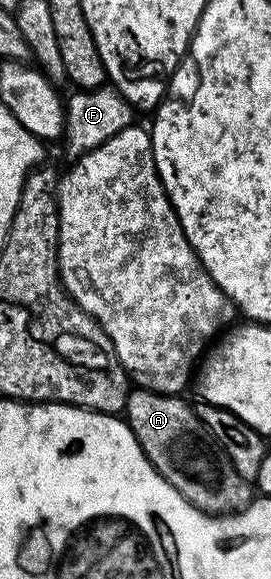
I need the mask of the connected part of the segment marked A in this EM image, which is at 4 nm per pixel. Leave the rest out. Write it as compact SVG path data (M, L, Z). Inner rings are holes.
M145 388L133 389L126 400L126 409L124 411L127 426L136 436L137 442L140 443L143 452L146 454L146 458L149 461L156 460L158 462L155 468L158 471L164 470L168 474L166 480L180 491L181 495L188 499L192 505L200 508L206 514L235 513L253 501L254 490L246 490L246 498L244 499L244 488L238 484L238 480L236 480L236 476L232 472L228 476L228 488L212 494L204 486L200 486L198 481L174 474L170 462L164 458L168 443L174 443L177 435L182 430L194 428L195 420L192 420L192 418L195 414L193 407L183 400L184 398L179 395L158 394Z

